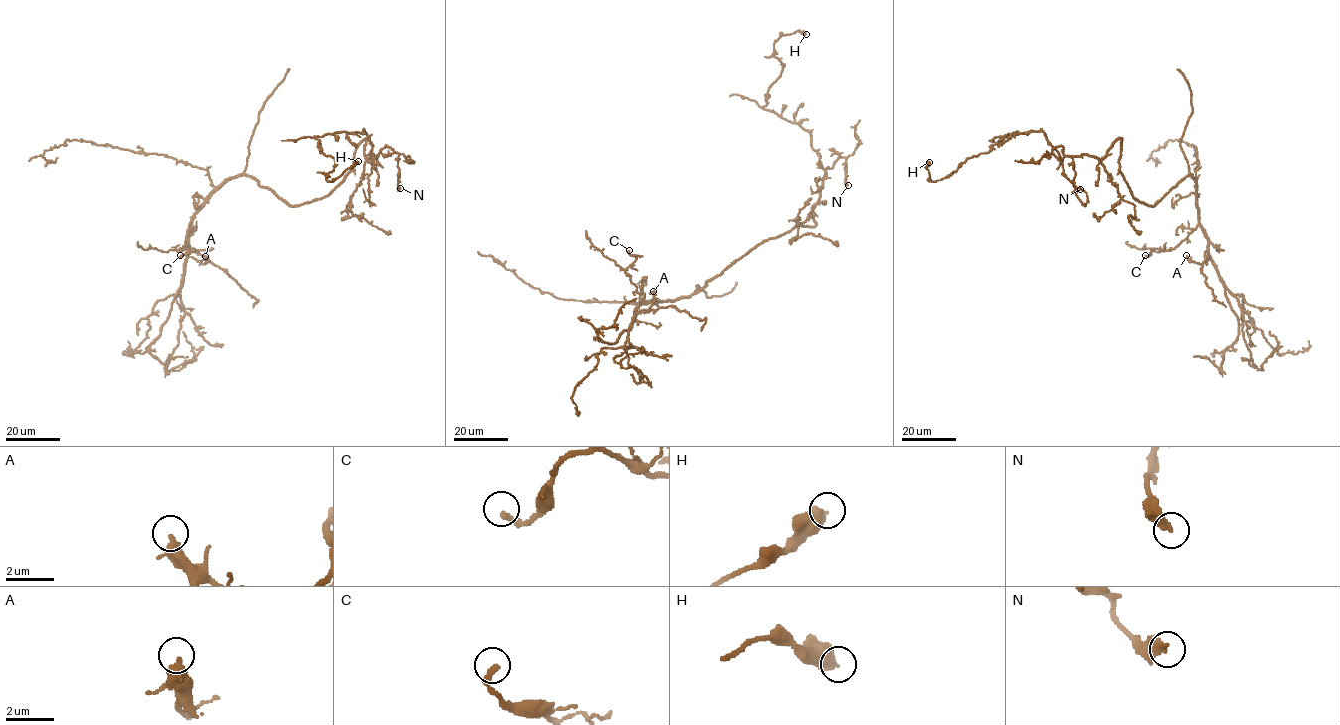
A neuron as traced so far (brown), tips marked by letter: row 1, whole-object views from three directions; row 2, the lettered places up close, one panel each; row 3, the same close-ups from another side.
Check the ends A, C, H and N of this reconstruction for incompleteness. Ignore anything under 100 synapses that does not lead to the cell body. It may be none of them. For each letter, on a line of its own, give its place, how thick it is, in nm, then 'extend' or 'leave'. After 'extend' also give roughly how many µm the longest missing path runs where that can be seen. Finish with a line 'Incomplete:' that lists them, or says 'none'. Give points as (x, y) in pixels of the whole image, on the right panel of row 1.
A: (1186, 255) | 440 nm | leave
C: (1145, 255) | 280 nm | leave
H: (929, 162) | 500 nm | leave
N: (1080, 189) | 440 nm | leave
Incomplete: none

